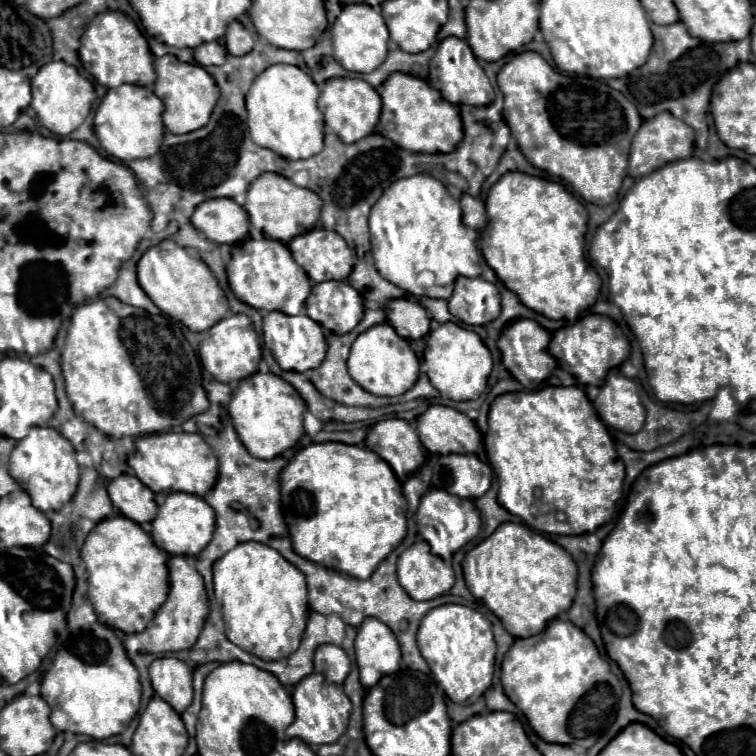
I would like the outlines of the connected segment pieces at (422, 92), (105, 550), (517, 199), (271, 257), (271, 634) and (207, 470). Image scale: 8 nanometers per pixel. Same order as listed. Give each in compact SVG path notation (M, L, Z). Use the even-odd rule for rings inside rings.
M390 74L388 80L380 86L382 114L376 126L376 132L392 140L396 146L410 152L452 152L462 140L462 120L460 108L444 102L438 90L428 86L424 80L410 74Z
M112 516L98 522L86 536L82 560L88 572L88 600L98 620L124 634L142 632L168 596L168 554L156 548L140 524Z
M508 172L490 188L486 198L486 214L488 223L480 234L479 249L488 266L492 266L508 290L518 294L524 306L550 320L566 320L570 324L594 306L600 292L600 276L584 258L588 212L562 184L522 172Z
M248 238L236 244L232 248L232 260L226 266L226 272L234 296L256 310L266 312L278 310L284 314L300 314L312 288L308 274L294 262L288 246L270 238Z
M242 542L214 562L214 596L222 608L226 636L230 642L240 644L242 650L262 660L288 658L300 646L308 618L308 590L304 574L292 566L278 550L260 542Z
M160 432L160 434L150 434L150 436L140 436L136 438L136 452L128 456L130 468L136 472L136 478L144 482L152 492L188 492L188 494L198 494L204 496L218 478L218 458L216 452L202 440L200 434L188 434L188 432Z

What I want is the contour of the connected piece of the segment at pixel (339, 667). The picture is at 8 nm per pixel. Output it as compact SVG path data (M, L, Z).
M336 644L318 646L314 654L314 672L324 674L328 682L342 684L350 672L348 654Z

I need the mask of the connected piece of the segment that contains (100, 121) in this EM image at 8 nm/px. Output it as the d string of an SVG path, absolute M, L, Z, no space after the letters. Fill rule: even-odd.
M122 84L106 92L100 102L100 108L94 116L94 132L102 144L102 148L122 160L130 162L136 158L150 158L158 152L160 142L164 138L164 124L162 124L162 100L144 86L138 84Z

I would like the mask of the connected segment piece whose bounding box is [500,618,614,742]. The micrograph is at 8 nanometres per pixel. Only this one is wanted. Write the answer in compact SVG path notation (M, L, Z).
M552 620L540 634L518 638L502 662L502 686L506 696L528 718L534 732L546 742L574 742L568 734L568 714L578 698L602 682L614 682L610 664L600 656L592 638L568 620Z

